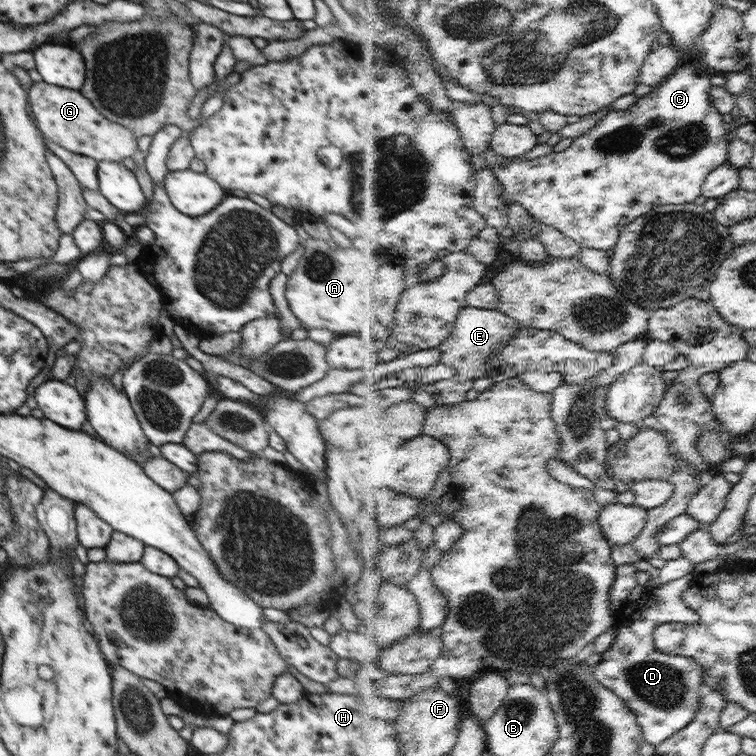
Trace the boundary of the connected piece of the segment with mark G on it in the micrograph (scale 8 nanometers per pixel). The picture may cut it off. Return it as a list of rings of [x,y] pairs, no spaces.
[[[44,81],[34,83],[27,93],[32,106],[34,120],[46,140],[97,161],[122,162],[126,157],[133,158],[139,149],[138,138],[121,124],[108,120],[79,91],[62,88]]]

